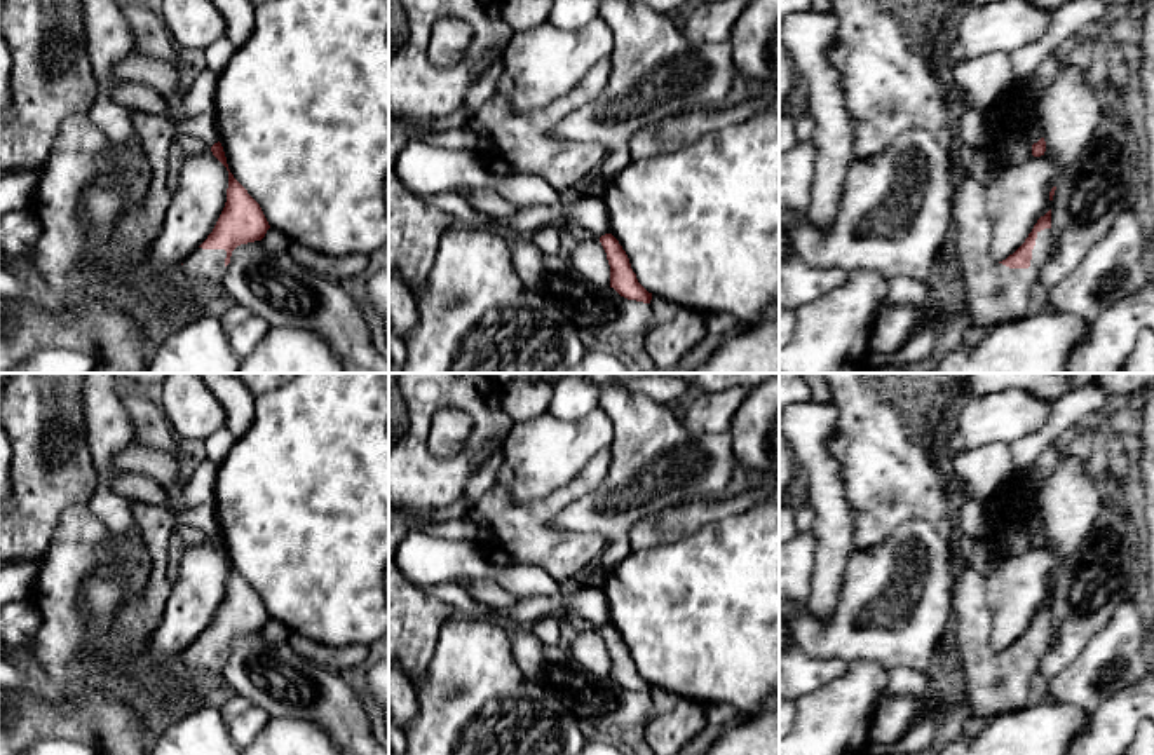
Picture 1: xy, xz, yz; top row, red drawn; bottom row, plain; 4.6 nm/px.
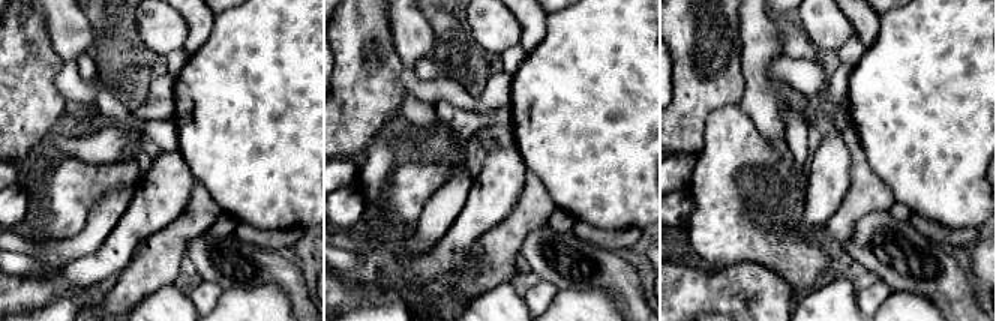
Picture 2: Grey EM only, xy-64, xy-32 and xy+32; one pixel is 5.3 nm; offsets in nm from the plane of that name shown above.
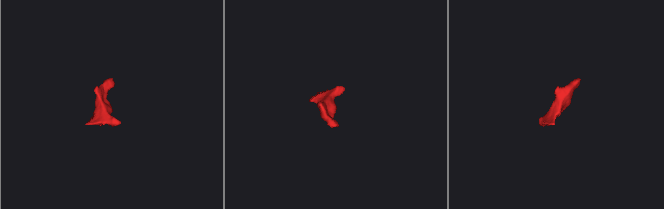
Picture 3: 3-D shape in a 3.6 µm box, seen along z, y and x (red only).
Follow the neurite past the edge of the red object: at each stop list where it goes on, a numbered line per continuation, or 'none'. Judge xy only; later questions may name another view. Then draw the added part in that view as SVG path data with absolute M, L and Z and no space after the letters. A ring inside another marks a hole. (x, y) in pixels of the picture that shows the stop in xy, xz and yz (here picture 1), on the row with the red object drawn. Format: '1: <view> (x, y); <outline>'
1: xy (203, 271); M197 248L176 270L188 293L183 305L185 323L221 307L218 293L221 277L227 272L225 258L225 249Z

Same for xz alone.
none

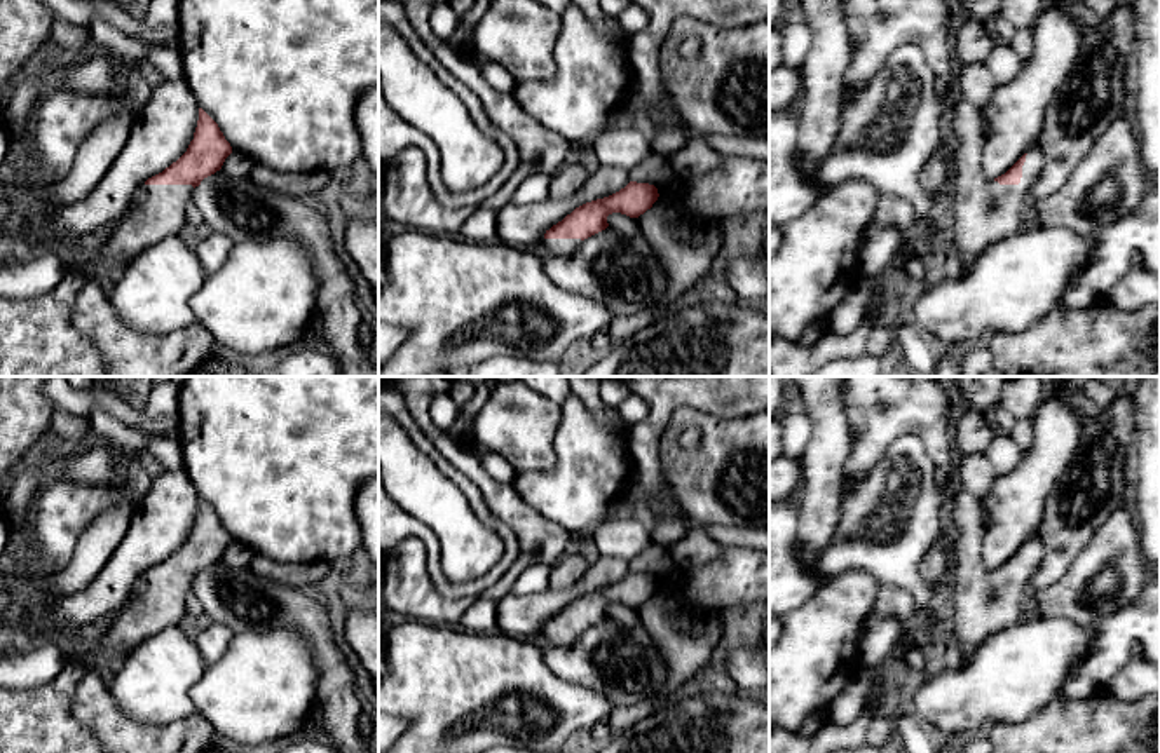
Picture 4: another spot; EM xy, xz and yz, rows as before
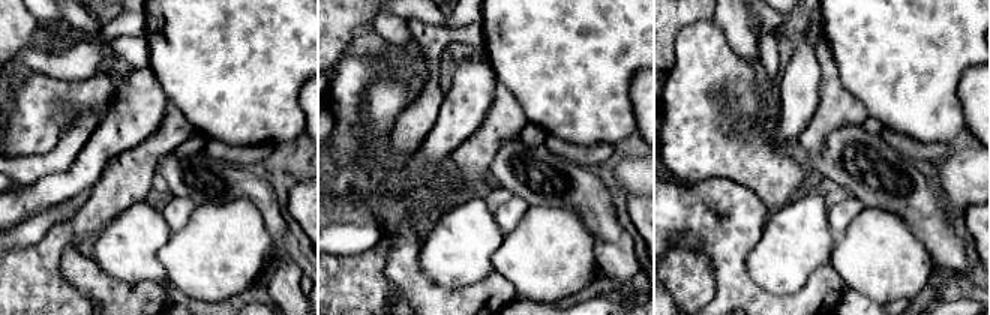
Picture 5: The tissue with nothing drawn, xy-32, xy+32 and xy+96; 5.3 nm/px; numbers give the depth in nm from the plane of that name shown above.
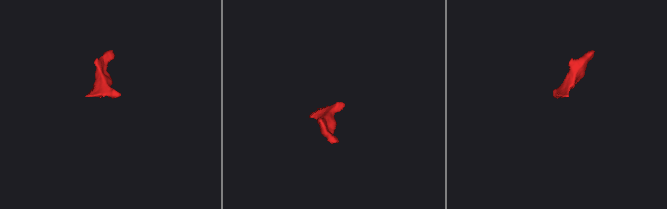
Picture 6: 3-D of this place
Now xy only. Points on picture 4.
1: xy (37, 339); M141 185L113 234L87 263L70 265L61 282L44 295L26 300L0 296L0 376L106 376L105 357L72 322L77 295L89 279L101 275L98 261L106 270L122 270L147 248L180 235L192 192L192 185Z

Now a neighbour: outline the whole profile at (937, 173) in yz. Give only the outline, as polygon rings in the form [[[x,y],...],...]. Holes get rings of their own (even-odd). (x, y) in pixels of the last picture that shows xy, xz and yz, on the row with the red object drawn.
[[[944,132],[944,138],[919,173],[923,190],[928,197],[944,192],[952,183],[952,150],[954,146]]]

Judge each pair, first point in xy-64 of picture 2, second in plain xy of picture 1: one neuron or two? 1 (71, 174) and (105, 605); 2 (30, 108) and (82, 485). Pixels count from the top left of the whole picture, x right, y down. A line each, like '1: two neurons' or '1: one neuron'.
1: one neuron
2: one neuron

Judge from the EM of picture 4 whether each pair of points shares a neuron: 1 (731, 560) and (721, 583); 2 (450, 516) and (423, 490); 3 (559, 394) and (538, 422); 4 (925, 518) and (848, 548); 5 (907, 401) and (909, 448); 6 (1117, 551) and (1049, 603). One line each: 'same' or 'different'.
1: same
2: same
3: different
4: same
5: different
6: same

